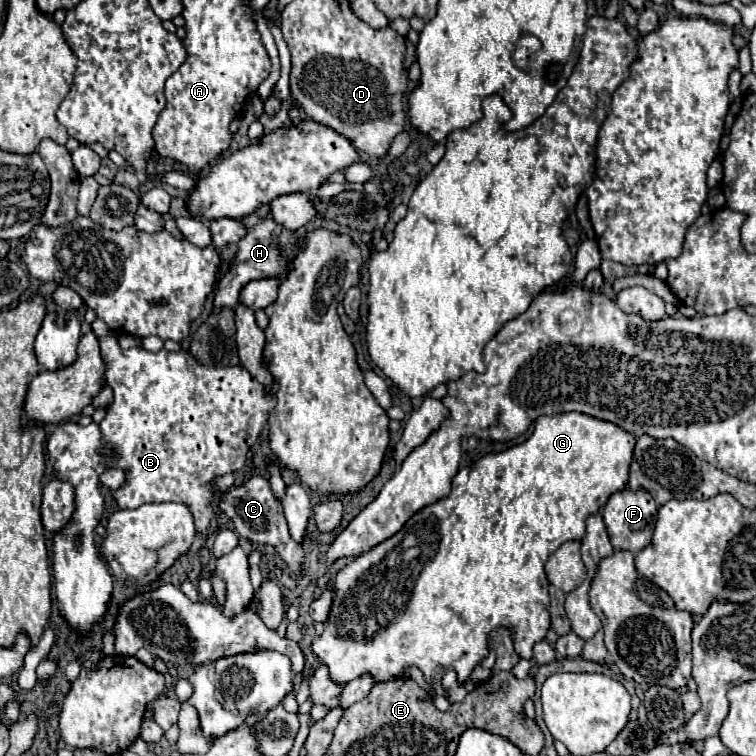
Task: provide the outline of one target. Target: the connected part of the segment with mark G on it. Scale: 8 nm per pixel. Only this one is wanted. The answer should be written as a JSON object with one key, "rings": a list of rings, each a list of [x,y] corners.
{"rings":[[[570,411],[570,413],[560,413],[560,415],[540,415],[536,419],[534,433],[524,443],[514,445],[500,453],[484,455],[476,463],[462,467],[456,473],[456,477],[452,479],[452,491],[448,497],[420,509],[416,515],[412,515],[406,521],[406,525],[398,533],[394,533],[380,545],[372,547],[370,551],[362,553],[360,557],[356,557],[348,567],[344,567],[334,577],[334,609],[330,611],[326,631],[312,643],[314,653],[320,657],[320,661],[324,665],[328,665],[334,681],[348,683],[366,671],[370,671],[376,681],[390,681],[396,675],[404,675],[404,667],[418,665],[420,671],[424,673],[424,677],[434,685],[434,691],[438,695],[446,695],[446,691],[440,687],[440,677],[446,671],[454,669],[458,673],[458,679],[466,681],[468,675],[472,673],[472,669],[488,655],[488,633],[496,627],[510,627],[514,631],[516,653],[524,659],[532,659],[534,643],[542,641],[550,627],[550,613],[548,613],[548,585],[550,583],[544,573],[544,561],[564,541],[580,541],[586,533],[584,531],[586,519],[590,515],[596,515],[600,511],[600,505],[604,505],[612,493],[626,489],[634,445],[636,445],[636,437],[632,433],[624,431],[622,427],[618,427],[610,421],[602,421],[598,417],[586,415],[586,413]]]}

